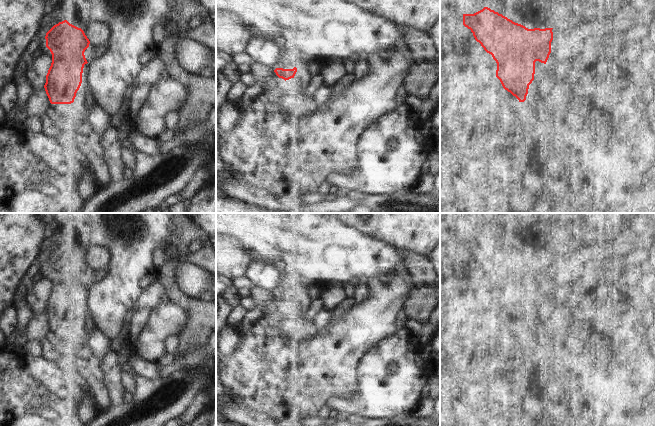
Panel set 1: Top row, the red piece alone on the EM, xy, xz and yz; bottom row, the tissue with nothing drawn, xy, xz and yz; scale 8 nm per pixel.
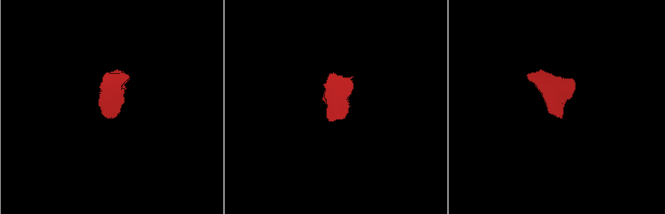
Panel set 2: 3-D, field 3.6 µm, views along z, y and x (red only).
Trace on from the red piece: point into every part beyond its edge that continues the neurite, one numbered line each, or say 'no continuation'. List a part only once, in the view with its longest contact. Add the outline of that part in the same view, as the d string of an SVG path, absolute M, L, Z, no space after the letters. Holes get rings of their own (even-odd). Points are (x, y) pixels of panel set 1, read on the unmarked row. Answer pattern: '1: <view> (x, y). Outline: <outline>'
1: xz (298, 300). Outline: M297 293L297 296L296 296L294 302L297 305L297 311L300 311L301 310L301 307L303 305L303 301L301 299L301 294L300 293Z
2: yz (453, 225). Outline: M440 213L441 234L448 238L474 238L485 231L483 213Z

